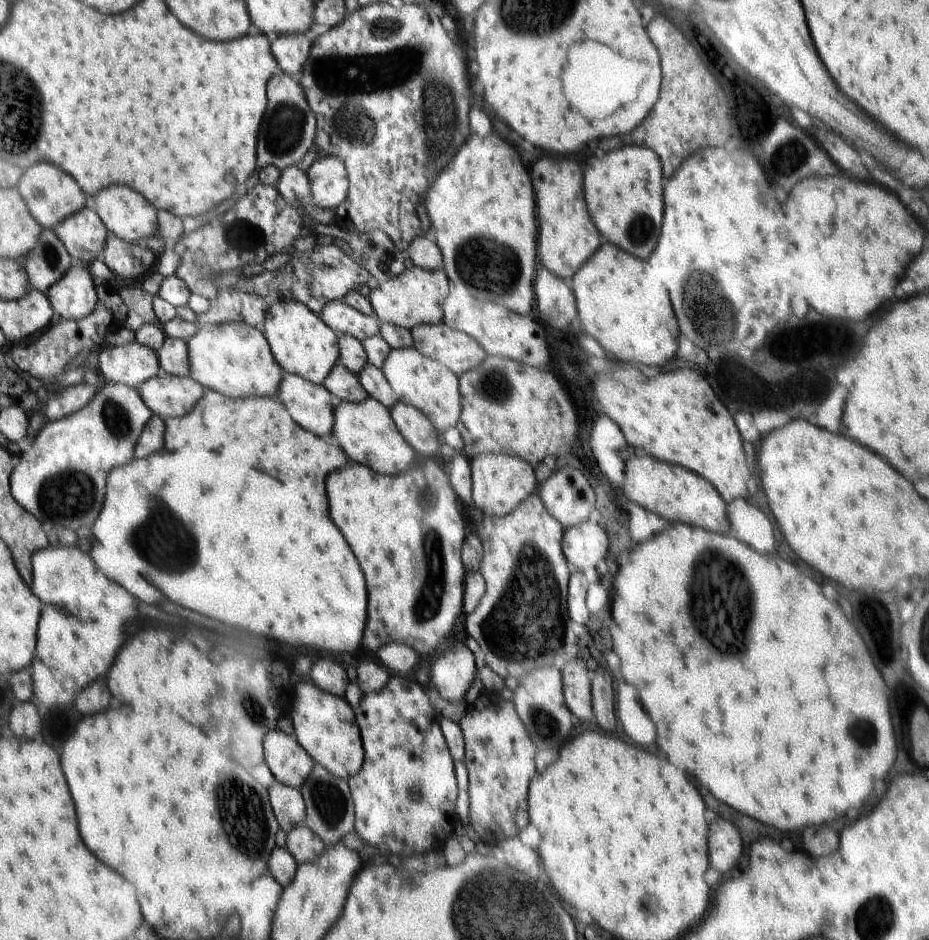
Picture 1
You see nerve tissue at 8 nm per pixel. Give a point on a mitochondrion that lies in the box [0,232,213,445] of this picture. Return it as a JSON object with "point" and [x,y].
{"point":[115,417]}

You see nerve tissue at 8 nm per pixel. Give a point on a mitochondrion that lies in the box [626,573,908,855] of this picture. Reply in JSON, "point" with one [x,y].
{"point":[863,729]}

